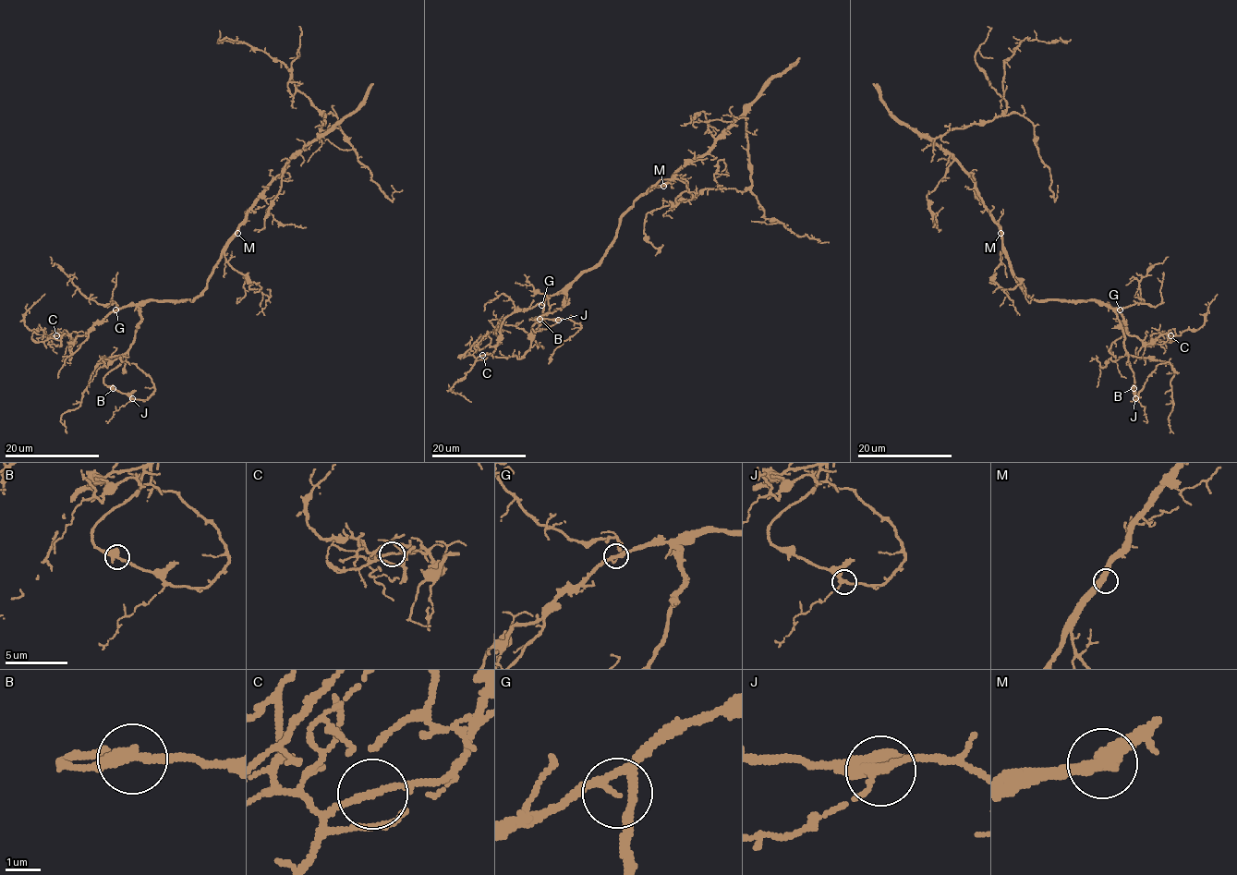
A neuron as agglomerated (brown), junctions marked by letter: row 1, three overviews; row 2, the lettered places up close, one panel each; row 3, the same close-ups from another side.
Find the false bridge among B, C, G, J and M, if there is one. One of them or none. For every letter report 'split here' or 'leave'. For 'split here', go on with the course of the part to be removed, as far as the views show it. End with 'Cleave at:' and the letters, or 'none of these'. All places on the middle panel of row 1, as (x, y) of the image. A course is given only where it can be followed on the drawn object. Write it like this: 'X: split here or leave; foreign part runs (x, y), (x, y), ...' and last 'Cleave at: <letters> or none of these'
B: leave
C: leave
G: leave
J: leave
M: leave
Cleave at: none of these

